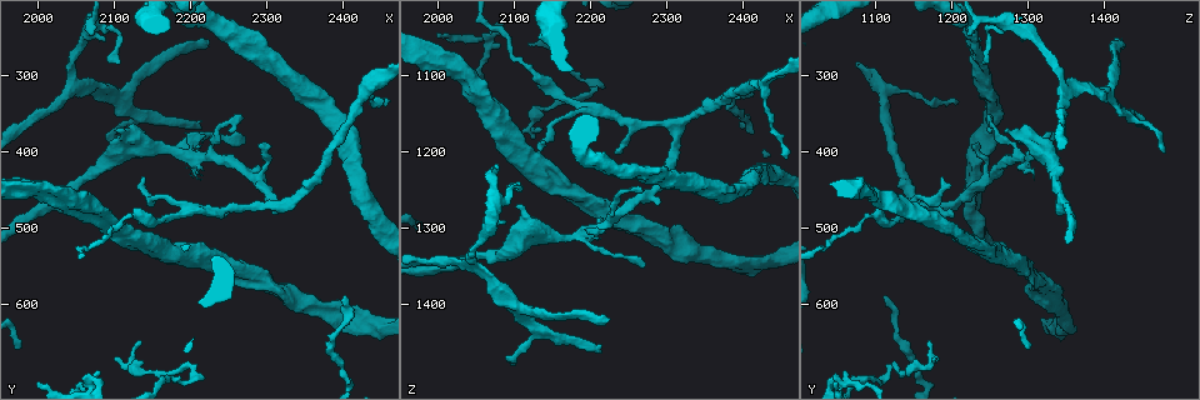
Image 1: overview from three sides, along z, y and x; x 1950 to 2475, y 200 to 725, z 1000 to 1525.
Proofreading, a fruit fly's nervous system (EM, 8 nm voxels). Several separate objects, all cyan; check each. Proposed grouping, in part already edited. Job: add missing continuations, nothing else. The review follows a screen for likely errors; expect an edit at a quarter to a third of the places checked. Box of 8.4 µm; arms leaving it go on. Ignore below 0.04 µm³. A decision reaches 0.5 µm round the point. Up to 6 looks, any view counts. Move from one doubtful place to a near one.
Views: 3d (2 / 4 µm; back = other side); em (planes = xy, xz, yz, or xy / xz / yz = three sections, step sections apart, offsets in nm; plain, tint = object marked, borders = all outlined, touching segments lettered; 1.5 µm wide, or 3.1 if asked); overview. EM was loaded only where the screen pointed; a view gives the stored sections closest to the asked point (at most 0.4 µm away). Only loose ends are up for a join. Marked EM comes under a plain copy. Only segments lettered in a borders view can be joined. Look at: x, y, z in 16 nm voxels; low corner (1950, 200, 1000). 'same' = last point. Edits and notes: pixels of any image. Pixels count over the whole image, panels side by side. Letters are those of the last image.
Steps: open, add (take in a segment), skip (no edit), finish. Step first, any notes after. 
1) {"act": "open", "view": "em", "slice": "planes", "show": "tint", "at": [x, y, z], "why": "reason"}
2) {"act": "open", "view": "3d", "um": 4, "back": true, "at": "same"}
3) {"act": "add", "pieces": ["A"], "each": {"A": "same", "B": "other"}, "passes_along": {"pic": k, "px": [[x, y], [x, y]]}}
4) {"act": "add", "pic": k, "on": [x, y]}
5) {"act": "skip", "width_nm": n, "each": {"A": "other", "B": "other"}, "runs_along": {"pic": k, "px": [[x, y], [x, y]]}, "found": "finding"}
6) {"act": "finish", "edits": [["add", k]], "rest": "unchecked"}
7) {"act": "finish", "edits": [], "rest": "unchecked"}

{"act": "open", "view": "em", "slice": "planes", "show": "borders", "at": [2225, 255, 1420], "why": "thin end"}

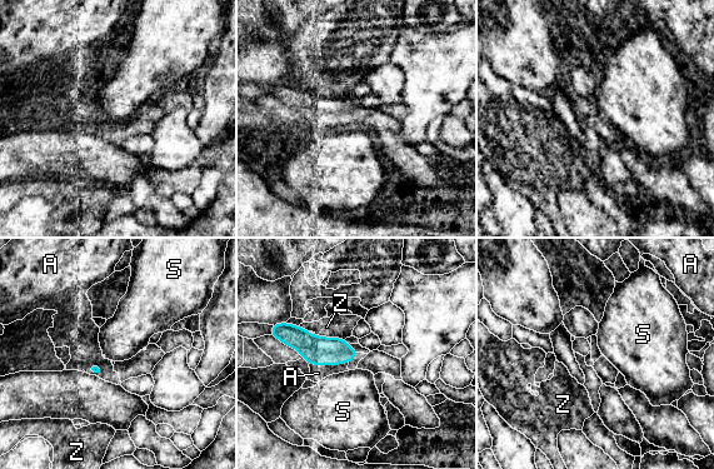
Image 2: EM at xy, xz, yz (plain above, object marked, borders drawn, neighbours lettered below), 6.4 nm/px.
{"act": "skip", "each": {"A": "other", "S": "other", "Z": "other"}, "border": {"pic": 2, "px": [[348, 362], [329, 365], [309, 364]]}, "found": "no lettered segment goes on from it"}

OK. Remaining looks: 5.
{"act": "open", "view": "3d", "um": 2, "at": [2215, 370, 1460], "why": "branch stops here"}

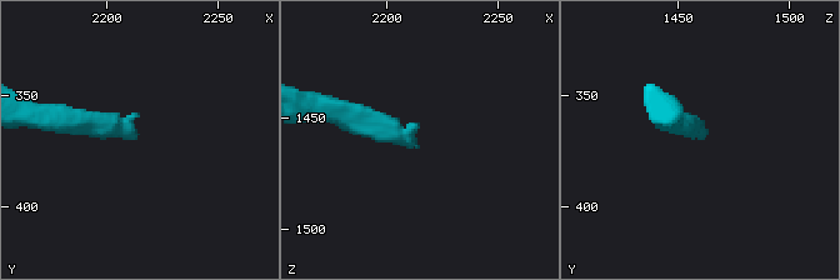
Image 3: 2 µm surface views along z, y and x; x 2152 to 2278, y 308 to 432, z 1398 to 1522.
{"act": "open", "view": "em", "slice": "xy", "step": 8, "show": "tint", "at": [2212, 368, 1460]}

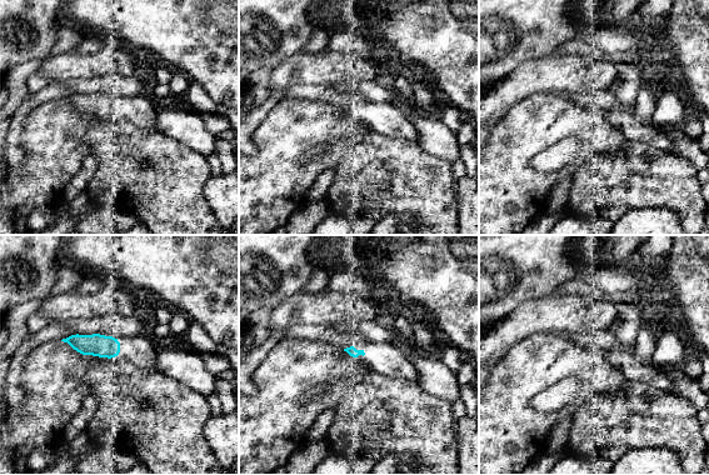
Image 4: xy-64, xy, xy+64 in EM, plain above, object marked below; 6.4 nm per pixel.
{"act": "open", "view": "em", "slice": "planes", "show": "borders", "at": "same"}

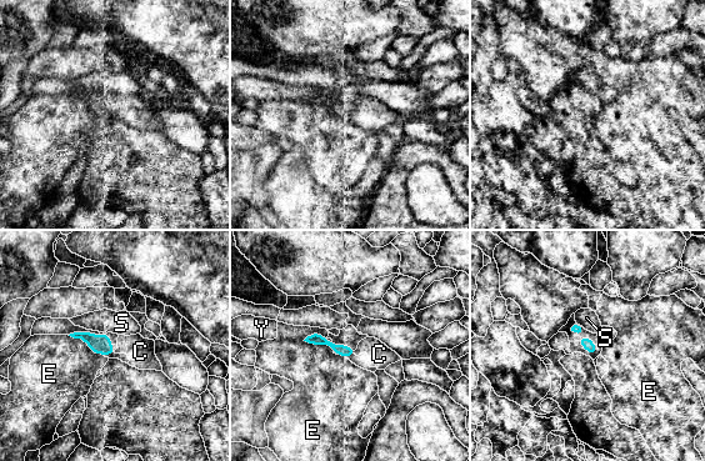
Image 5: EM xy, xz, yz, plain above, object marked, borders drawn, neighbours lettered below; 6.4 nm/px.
{"act": "add", "pic": 5, "on": [379, 354], "longest_contact_nm": ["E", 220], "each": {"C": "same", "E": "other", "S": "other", "Y": "other"}, "found": "the cell continues"}

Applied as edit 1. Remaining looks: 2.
{"act": "open", "view": "em", "slice": "planes", "show": "borders", "at": [2140, 435, 1190], "why": "an open end"}

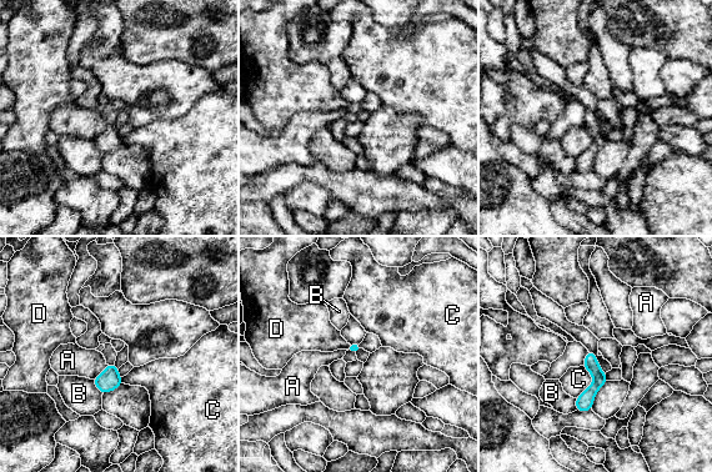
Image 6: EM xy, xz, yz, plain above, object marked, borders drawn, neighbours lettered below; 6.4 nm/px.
{"act": "skip", "longest_contact_nm": ["C", 220], "each": {"A": "other", "B": "other", "C": "other", "D": "other"}, "found": "none of them fits"}

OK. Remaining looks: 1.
{"act": "finish", "edits": [["add", 5]], "rest": "unchecked"}

